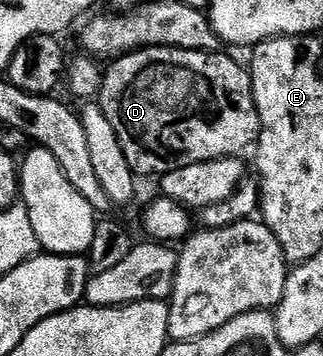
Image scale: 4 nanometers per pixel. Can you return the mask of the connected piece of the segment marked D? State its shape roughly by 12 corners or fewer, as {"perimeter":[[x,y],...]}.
{"perimeter":[[143,47],[97,102],[136,176],[259,141],[251,72]]}

